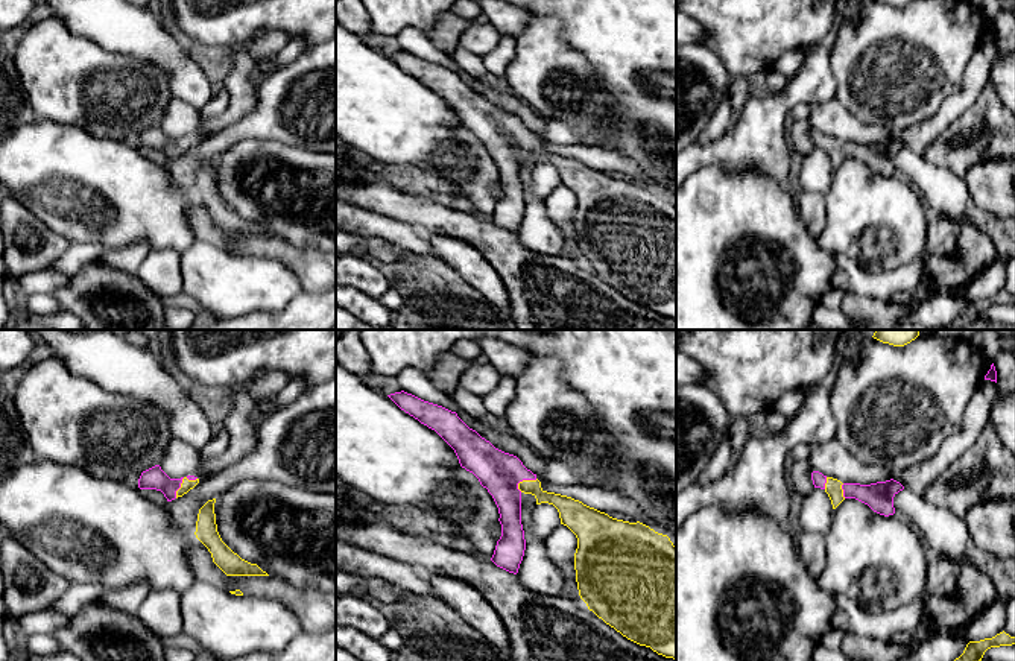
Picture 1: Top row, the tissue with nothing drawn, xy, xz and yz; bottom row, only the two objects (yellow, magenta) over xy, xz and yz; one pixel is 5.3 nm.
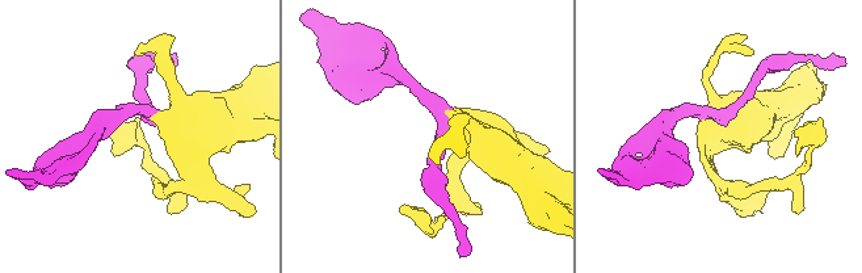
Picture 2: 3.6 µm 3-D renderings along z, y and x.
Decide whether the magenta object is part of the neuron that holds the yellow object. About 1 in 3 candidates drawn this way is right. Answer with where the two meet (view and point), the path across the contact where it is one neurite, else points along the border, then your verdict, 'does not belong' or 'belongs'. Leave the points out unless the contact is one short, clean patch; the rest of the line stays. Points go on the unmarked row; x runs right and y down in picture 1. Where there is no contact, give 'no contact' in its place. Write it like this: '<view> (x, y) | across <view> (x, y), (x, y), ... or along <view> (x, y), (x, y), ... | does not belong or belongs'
xy (183, 142) | across xy (186, 145), (183, 142), (164, 143), (154, 137) | belongs

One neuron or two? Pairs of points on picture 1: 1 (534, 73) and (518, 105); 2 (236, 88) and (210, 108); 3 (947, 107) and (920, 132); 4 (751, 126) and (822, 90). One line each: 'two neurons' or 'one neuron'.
1: two neurons
2: two neurons
3: one neuron
4: one neuron

